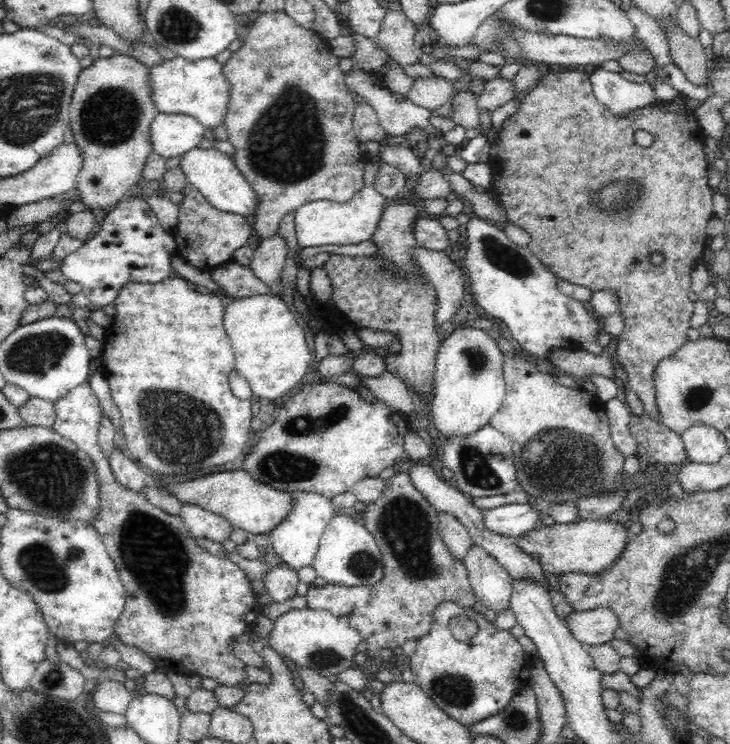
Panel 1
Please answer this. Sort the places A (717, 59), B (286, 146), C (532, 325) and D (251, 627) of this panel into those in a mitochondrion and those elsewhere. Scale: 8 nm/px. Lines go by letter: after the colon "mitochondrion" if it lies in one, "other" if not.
A: other
B: mitochondrion
C: other
D: other

